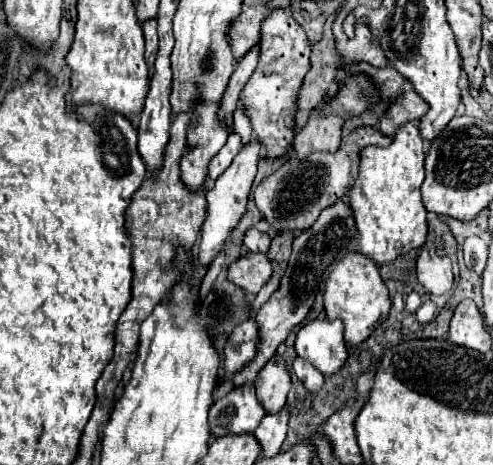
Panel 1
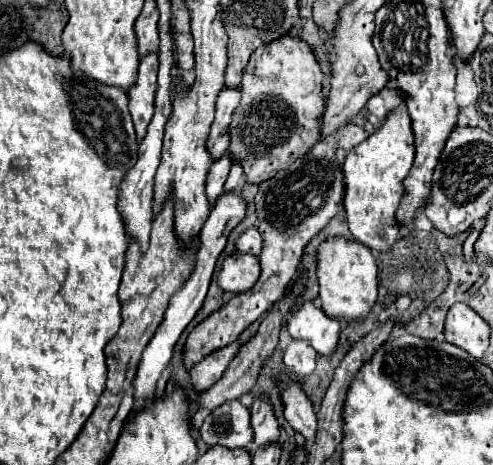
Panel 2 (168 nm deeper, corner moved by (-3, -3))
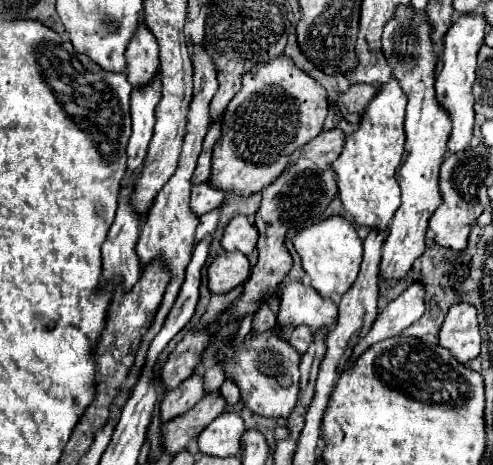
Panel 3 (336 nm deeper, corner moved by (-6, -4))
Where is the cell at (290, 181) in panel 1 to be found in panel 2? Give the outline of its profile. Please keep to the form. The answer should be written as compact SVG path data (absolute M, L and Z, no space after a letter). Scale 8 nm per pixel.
M345 123L337 127L335 135L327 135L320 139L289 169L279 171L273 179L259 185L255 205L257 205L257 217L259 217L259 233L263 237L263 251L259 255L261 275L255 287L231 297L221 309L213 311L207 319L203 319L189 333L185 341L185 349L183 349L183 365L185 369L191 369L191 365L197 363L191 369L191 383L193 383L195 393L207 391L215 381L221 379L223 371L227 369L227 365L231 363L231 359L235 357L239 349L239 343L237 343L239 335L253 321L257 321L265 311L269 311L273 303L277 303L283 297L287 285L297 273L303 247L309 243L311 237L315 237L329 223L329 219L337 215L341 199L343 199L343 191L345 191L343 161L349 149L364 141L365 137L367 133L363 131L363 127Z

